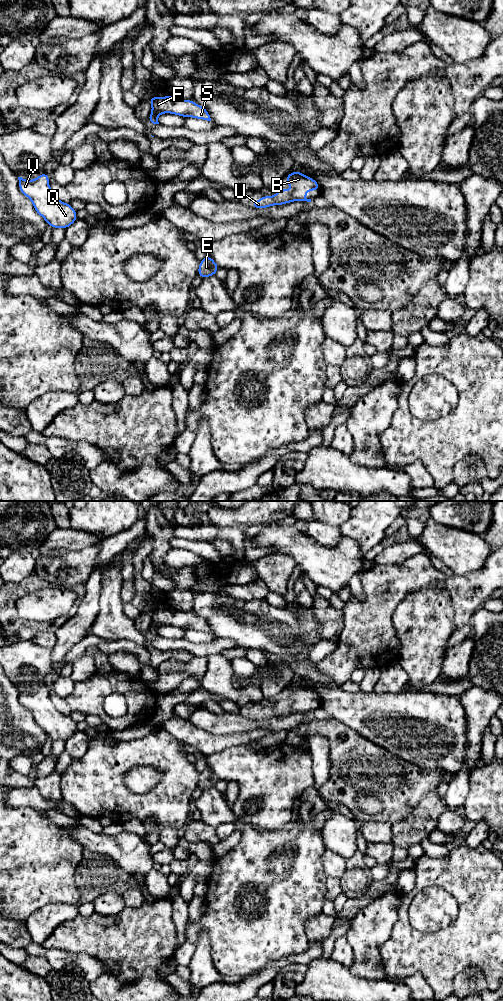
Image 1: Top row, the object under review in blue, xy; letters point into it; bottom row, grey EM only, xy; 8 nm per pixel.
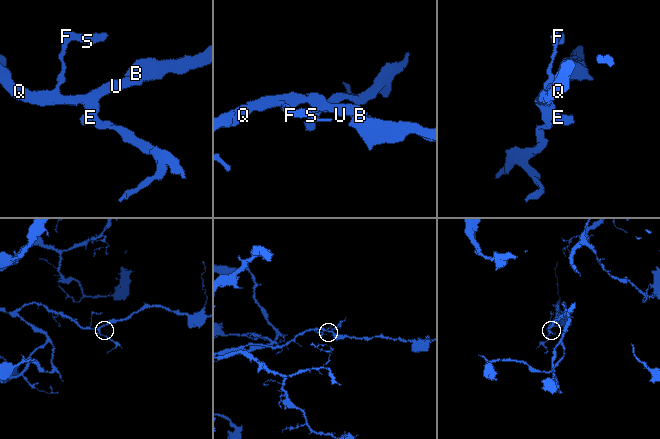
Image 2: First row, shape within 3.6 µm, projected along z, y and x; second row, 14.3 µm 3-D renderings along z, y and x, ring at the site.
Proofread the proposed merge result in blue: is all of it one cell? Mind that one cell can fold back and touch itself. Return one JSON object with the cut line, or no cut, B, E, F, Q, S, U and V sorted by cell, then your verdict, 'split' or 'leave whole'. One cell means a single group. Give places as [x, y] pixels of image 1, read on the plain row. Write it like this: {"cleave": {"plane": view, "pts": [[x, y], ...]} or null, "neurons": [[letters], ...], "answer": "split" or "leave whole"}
{"cleave": null, "neurons": [["B", "E", "F", "Q", "S", "U", "V"]], "answer": "leave whole"}

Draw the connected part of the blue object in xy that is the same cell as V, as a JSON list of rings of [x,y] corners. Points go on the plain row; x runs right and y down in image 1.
[[[47,685],[40,686],[34,692],[25,692],[22,689],[18,689],[18,692],[21,705],[32,713],[35,723],[49,738],[66,741],[77,732],[77,724],[71,717],[54,707]]]

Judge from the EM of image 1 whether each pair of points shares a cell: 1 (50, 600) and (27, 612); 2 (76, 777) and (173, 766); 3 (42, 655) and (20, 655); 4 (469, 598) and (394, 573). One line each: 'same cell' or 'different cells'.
1: same cell
2: same cell
3: same cell
4: same cell

